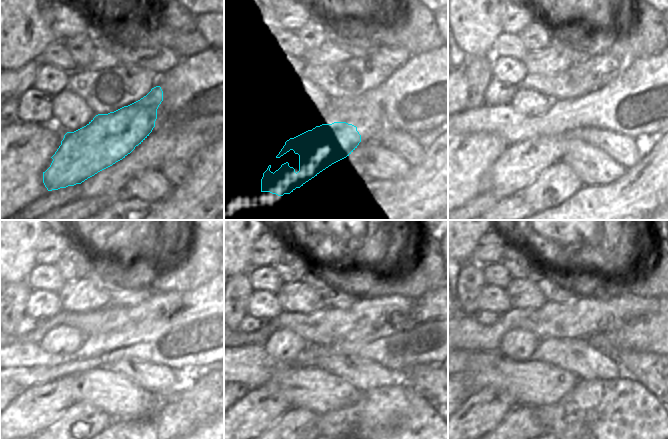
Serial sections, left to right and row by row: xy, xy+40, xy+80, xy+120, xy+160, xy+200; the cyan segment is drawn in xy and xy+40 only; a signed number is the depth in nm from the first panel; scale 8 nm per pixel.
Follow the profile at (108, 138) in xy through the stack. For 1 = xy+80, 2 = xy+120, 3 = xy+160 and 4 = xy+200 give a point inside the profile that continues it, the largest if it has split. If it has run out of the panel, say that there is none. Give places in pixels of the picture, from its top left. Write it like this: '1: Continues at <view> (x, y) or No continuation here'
1: Continues at xy+80 (539, 153)
2: Continues at xy+120 (42, 410)
3: Continues at xy+160 (266, 410)
4: Continues at xy+200 (490, 410)

